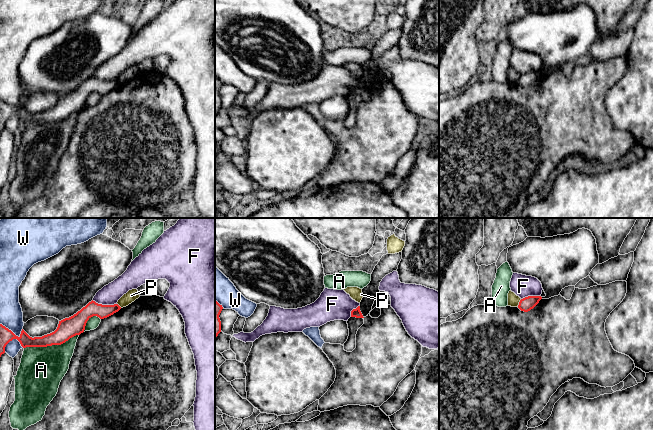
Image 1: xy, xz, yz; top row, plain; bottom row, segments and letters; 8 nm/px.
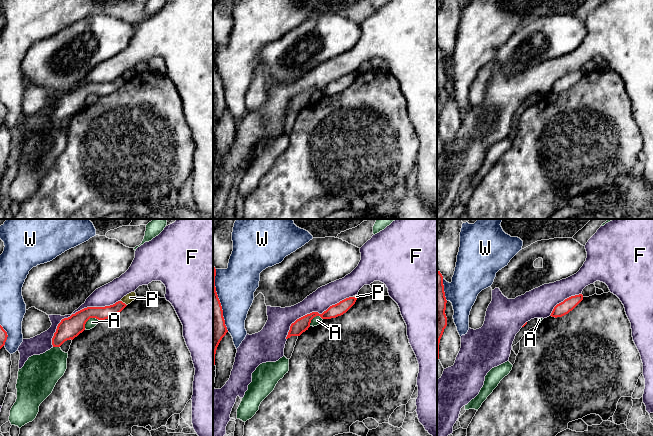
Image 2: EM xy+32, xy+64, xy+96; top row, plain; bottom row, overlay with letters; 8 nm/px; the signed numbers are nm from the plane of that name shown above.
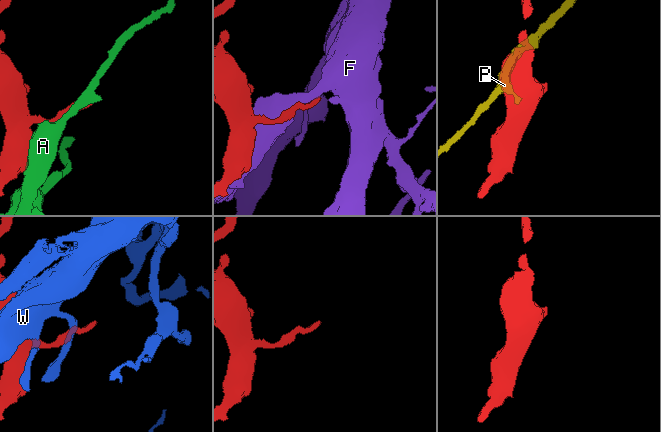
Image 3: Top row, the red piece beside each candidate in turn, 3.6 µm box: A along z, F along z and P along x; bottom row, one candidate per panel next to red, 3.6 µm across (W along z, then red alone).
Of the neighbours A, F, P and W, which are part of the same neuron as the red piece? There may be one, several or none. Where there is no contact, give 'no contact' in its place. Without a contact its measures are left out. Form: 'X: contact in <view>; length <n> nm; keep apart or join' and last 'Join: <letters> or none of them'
A: contact in xy; length 460 nm; keep apart
F: contact in xy; length 200 nm; keep apart
P: contact in yz; length 70 nm; keep apart
W: contact in xy; length 200 nm; keep apart
Join: none of them

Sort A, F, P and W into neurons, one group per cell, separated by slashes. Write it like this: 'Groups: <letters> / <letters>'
Groups: A / F / P / W

